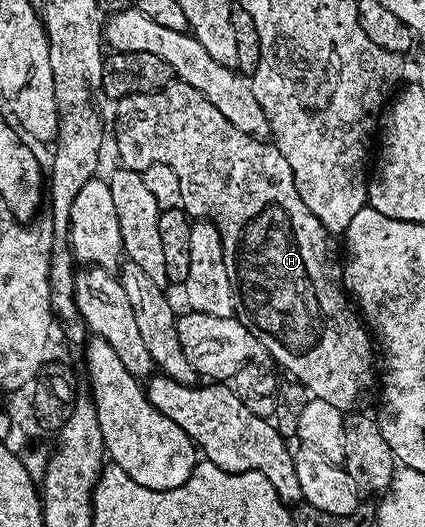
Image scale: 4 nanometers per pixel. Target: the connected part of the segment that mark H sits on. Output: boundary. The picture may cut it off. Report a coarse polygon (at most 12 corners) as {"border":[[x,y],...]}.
{"border":[[189,84],[115,101],[116,152],[178,174],[256,341],[367,409],[373,337],[275,143]]}

